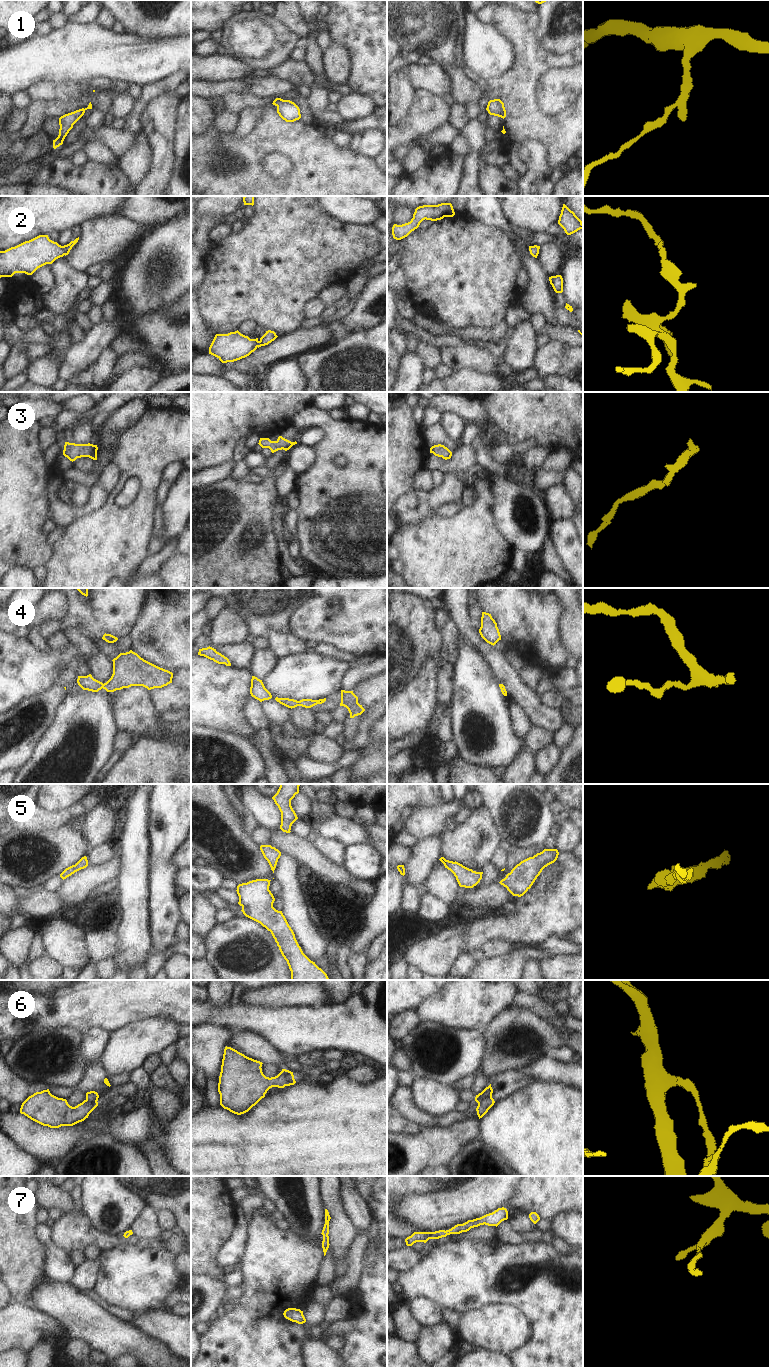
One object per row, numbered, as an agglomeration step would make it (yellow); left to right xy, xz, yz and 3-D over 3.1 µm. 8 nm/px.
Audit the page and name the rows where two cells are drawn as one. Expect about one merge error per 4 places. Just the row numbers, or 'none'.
6

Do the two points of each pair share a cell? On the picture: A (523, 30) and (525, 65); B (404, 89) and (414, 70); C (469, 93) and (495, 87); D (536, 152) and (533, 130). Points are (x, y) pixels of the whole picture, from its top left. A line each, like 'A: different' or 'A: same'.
A: same
B: different
C: different
D: different

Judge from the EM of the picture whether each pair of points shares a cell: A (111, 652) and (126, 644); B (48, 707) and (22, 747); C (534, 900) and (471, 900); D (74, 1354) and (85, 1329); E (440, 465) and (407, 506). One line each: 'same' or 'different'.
A: same
B: same
C: different
D: different
E: different

